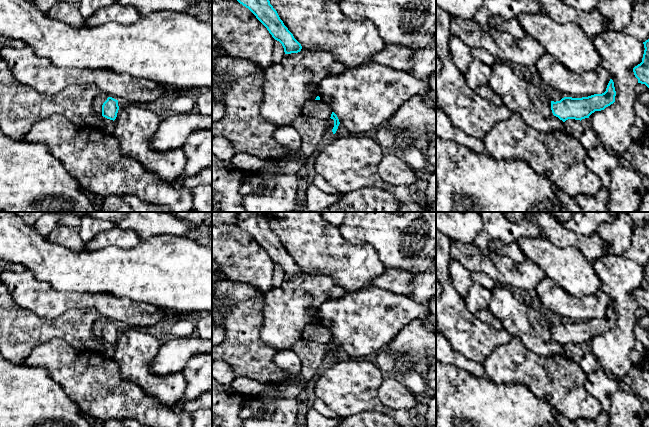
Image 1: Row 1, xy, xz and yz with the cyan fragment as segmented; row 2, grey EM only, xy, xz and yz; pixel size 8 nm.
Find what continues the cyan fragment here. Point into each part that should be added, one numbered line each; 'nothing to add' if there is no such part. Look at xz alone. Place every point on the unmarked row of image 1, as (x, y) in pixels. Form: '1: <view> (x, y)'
nothing to add

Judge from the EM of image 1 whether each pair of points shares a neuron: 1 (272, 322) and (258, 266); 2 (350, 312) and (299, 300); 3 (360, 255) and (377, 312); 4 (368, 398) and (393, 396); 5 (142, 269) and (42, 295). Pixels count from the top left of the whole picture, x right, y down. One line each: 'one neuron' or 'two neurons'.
1: two neurons
2: two neurons
3: two neurons
4: two neurons
5: two neurons

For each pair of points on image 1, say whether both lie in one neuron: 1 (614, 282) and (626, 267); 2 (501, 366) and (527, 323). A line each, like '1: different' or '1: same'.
1: same
2: different

